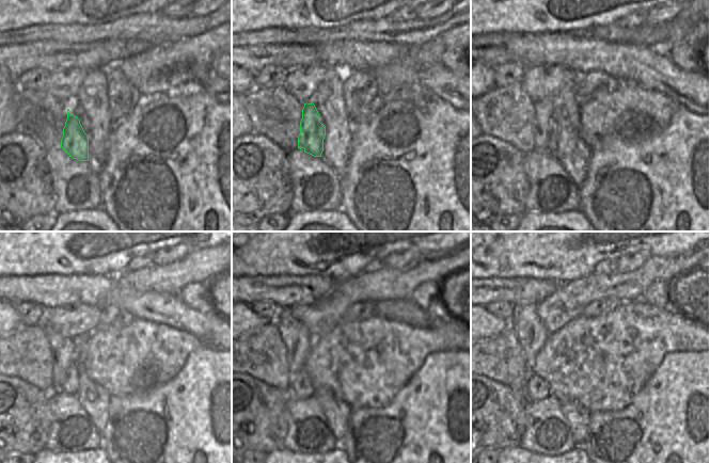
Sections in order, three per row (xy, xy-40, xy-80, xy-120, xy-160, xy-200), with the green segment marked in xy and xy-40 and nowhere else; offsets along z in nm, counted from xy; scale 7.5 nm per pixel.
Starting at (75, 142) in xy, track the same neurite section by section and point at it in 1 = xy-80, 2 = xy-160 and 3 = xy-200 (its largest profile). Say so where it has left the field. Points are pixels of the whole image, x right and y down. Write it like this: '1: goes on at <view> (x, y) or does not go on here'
1: goes on at xy-80 (545, 109)
2: goes on at xy-160 (298, 340)
3: goes on at xy-200 (531, 333)

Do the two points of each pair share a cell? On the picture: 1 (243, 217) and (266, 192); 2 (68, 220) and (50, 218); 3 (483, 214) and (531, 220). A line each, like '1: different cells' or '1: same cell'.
1: same cell
2: different cells
3: different cells

